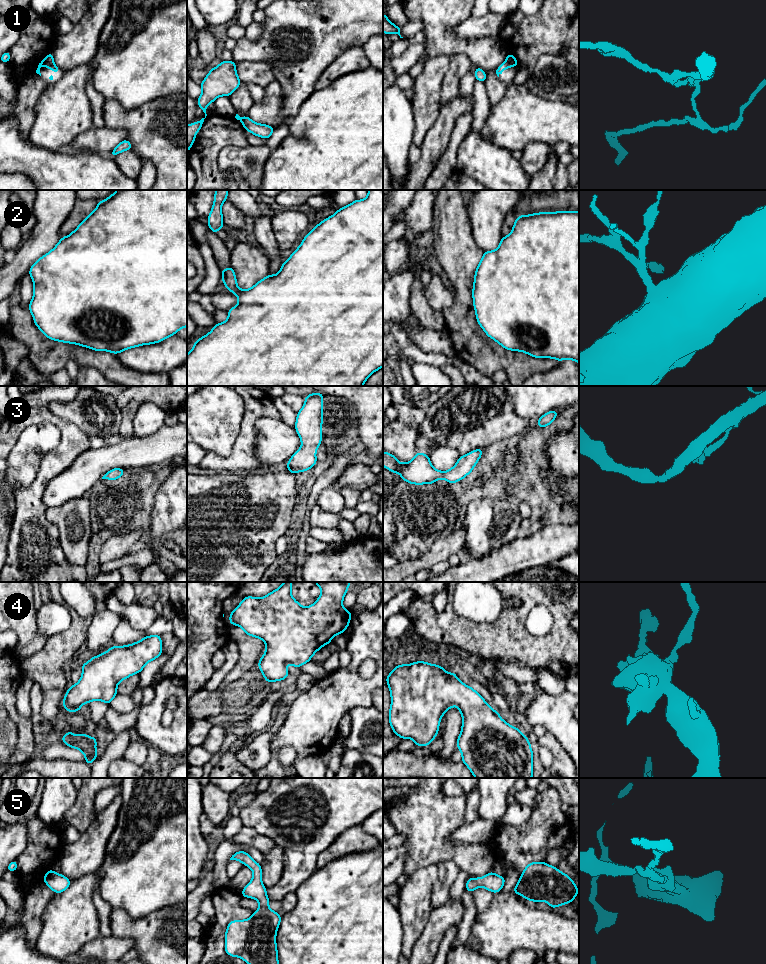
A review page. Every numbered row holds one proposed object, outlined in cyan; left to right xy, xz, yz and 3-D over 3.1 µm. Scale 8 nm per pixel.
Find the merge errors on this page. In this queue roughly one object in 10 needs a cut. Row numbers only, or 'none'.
1

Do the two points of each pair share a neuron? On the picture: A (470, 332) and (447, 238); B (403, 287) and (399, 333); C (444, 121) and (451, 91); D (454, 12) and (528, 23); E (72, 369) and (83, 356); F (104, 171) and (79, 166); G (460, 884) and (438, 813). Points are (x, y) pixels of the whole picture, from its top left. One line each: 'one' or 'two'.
A: one
B: two
C: two
D: two
E: two
F: one
G: two

